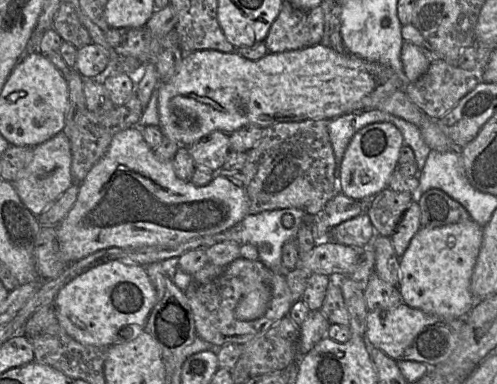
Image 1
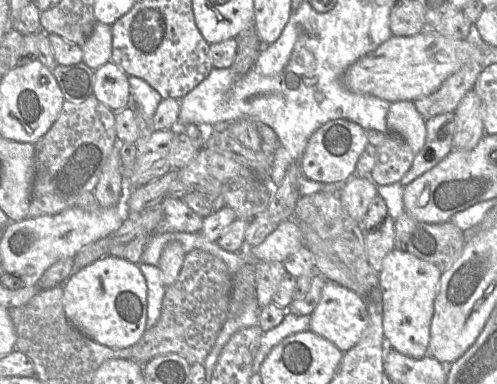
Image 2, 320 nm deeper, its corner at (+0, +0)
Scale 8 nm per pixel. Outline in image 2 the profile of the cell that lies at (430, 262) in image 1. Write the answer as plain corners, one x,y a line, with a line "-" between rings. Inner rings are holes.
394,248
383,260
379,286
383,300
383,333
386,348
413,359
428,355
434,300
442,272
432,263

